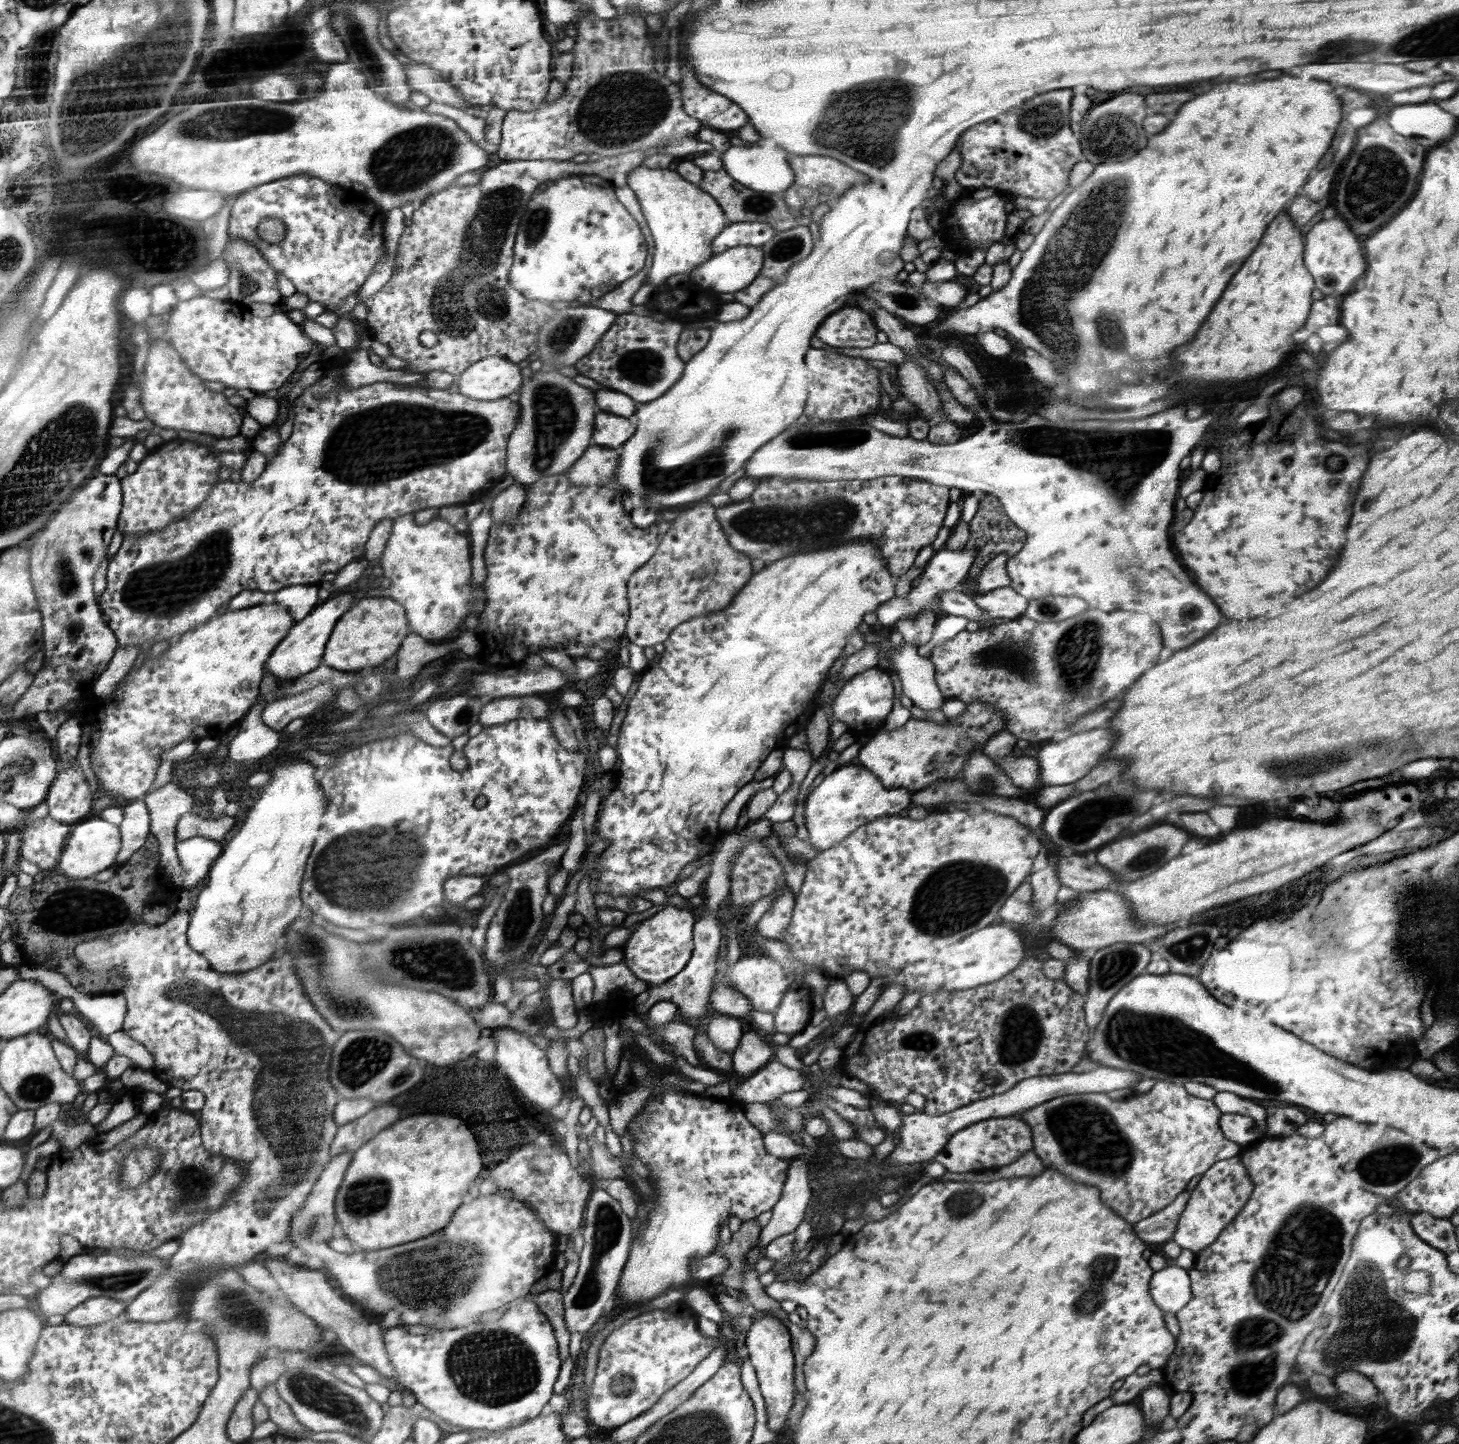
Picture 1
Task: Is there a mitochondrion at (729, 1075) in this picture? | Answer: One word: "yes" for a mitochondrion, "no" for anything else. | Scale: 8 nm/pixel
no

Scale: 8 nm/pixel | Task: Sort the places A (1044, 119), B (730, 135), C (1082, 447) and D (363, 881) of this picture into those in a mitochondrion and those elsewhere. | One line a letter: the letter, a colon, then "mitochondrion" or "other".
A: mitochondrion
B: other
C: mitochondrion
D: mitochondrion

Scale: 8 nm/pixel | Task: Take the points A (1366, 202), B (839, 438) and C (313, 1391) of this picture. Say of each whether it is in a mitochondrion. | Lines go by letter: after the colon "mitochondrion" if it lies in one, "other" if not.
A: mitochondrion
B: mitochondrion
C: mitochondrion

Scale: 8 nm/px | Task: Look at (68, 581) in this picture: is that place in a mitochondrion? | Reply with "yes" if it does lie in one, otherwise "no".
yes

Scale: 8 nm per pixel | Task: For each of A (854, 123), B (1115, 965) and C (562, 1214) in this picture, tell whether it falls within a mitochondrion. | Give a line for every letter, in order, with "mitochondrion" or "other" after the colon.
A: mitochondrion
B: mitochondrion
C: other

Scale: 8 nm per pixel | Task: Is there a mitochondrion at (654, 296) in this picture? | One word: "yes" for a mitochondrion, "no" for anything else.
no

